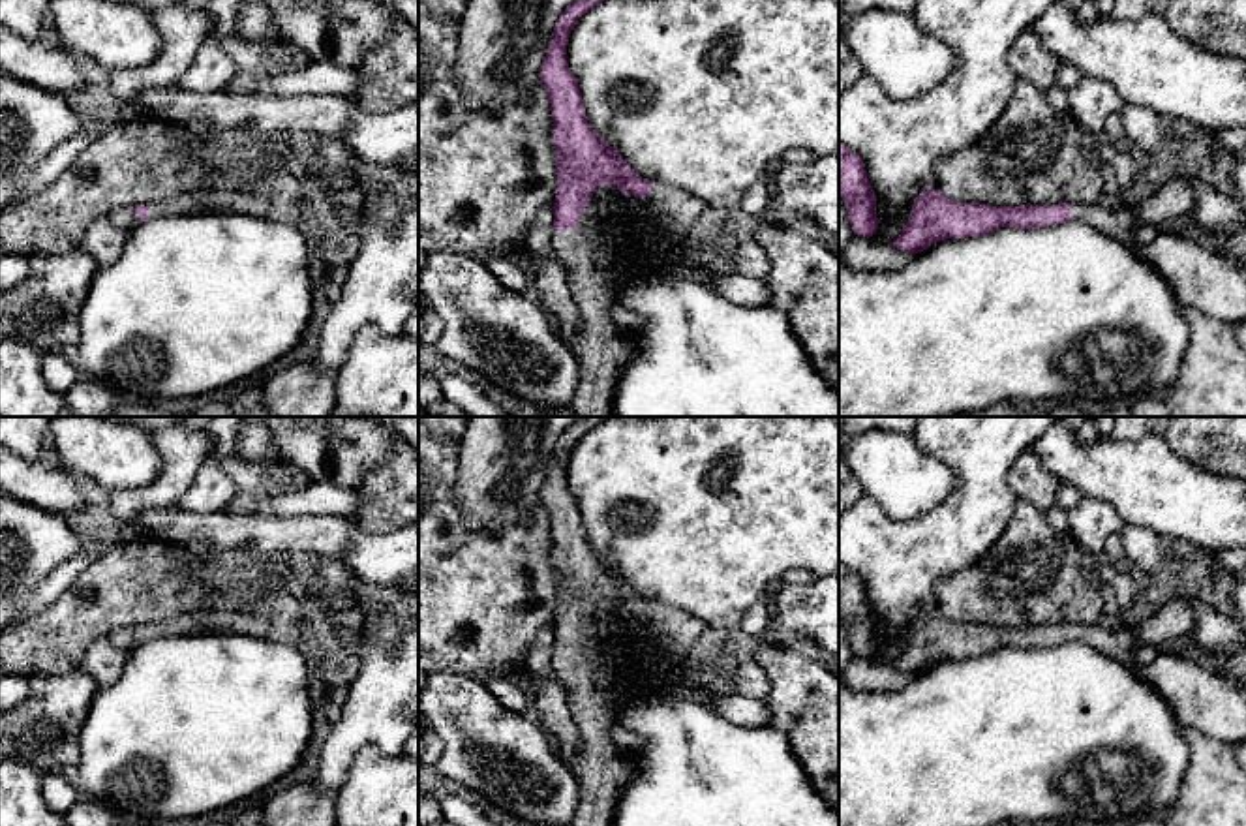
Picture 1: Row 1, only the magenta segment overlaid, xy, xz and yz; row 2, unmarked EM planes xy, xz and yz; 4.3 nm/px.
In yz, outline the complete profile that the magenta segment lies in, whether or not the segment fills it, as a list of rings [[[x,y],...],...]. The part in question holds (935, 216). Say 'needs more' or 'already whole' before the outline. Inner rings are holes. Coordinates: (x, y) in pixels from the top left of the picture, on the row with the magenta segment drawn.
needs more | [[[923,190],[914,205],[912,216],[893,248],[918,253],[940,240],[981,237],[1000,227],[1036,229],[1062,222],[1081,222],[1113,237],[1128,238],[1135,233],[1130,205],[1115,201],[991,206],[985,203],[957,203],[940,190]]]

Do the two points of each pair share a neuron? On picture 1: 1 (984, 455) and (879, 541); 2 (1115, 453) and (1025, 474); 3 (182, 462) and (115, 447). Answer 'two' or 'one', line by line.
1: one
2: two
3: two

